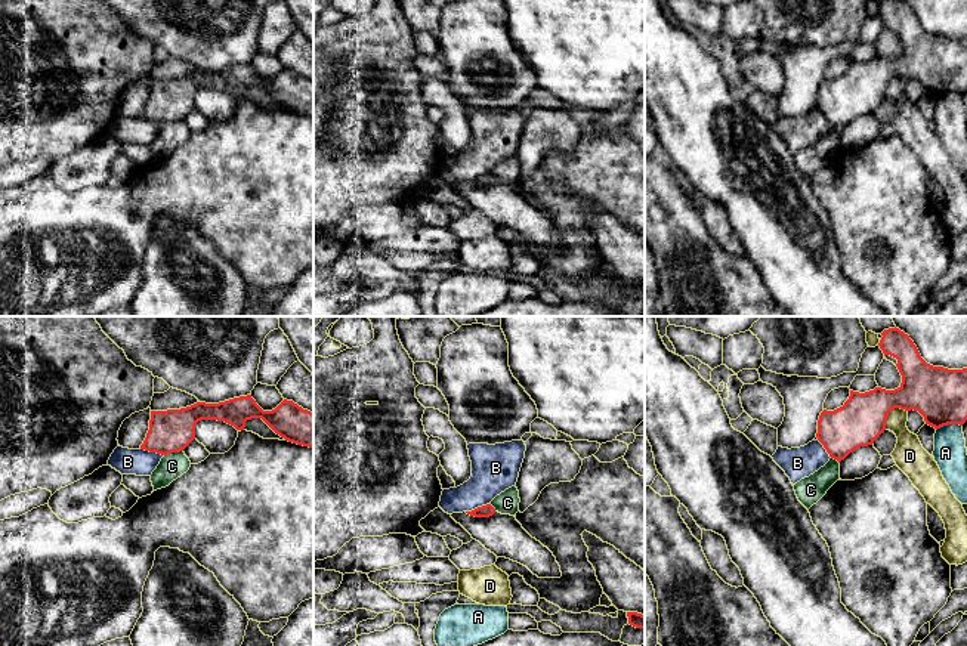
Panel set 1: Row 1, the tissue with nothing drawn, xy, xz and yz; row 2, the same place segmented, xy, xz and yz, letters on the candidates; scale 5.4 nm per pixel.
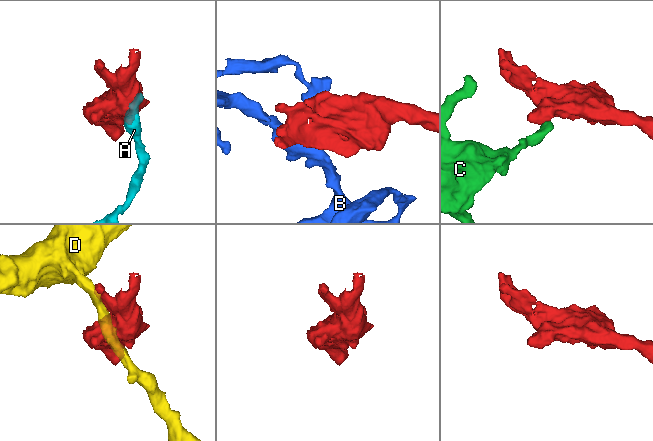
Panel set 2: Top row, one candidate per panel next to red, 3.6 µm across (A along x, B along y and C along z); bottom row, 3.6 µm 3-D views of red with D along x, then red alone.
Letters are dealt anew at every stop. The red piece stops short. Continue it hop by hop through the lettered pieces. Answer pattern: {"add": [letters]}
{"add": []}

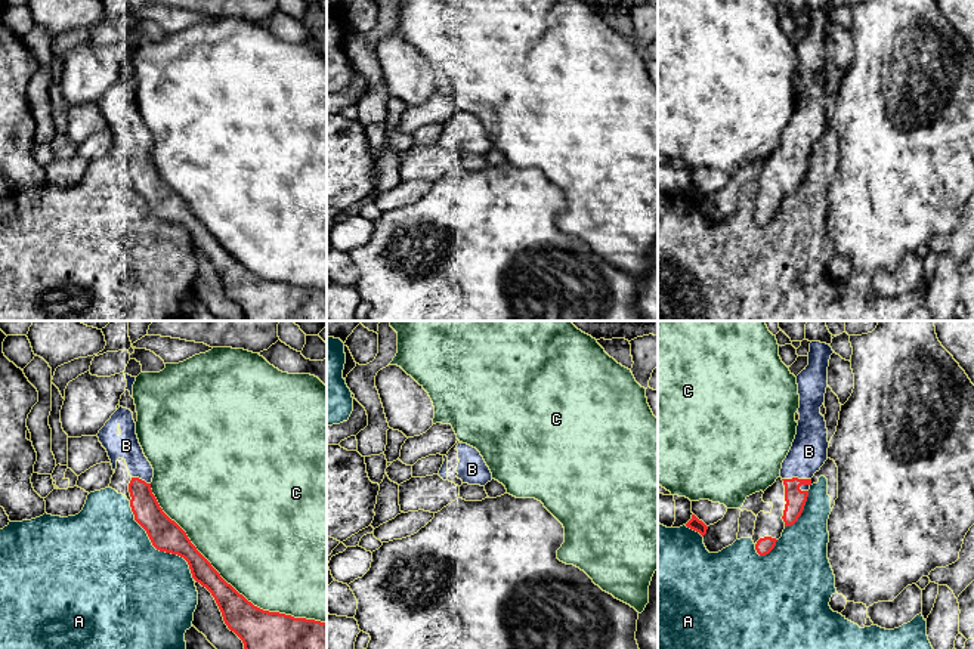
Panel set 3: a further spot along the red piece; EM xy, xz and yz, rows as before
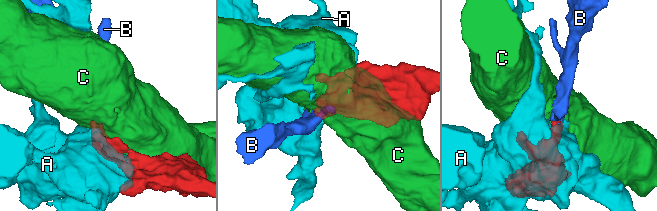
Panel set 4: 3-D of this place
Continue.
{"add": ["B"]}

